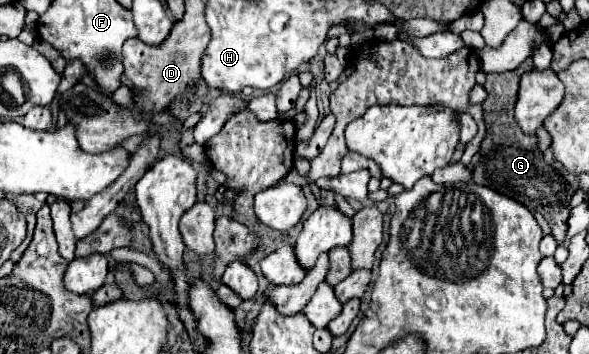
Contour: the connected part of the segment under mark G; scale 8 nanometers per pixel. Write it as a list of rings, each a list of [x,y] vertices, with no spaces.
[[[527,58],[517,70],[509,72],[493,72],[487,74],[485,90],[489,98],[481,104],[485,110],[485,124],[487,136],[481,144],[481,160],[473,168],[473,182],[493,188],[527,208],[537,208],[551,226],[551,234],[567,232],[567,218],[569,218],[569,198],[573,196],[571,186],[557,174],[549,164],[543,162],[541,152],[537,148],[537,136],[527,136],[521,132],[513,118],[513,106],[517,100],[517,86],[523,72],[533,70],[533,60]]]

